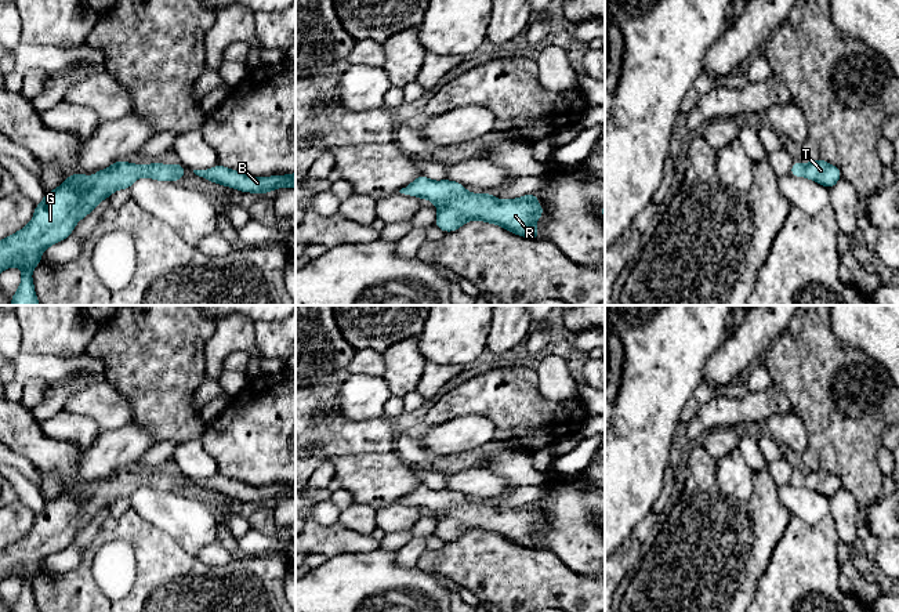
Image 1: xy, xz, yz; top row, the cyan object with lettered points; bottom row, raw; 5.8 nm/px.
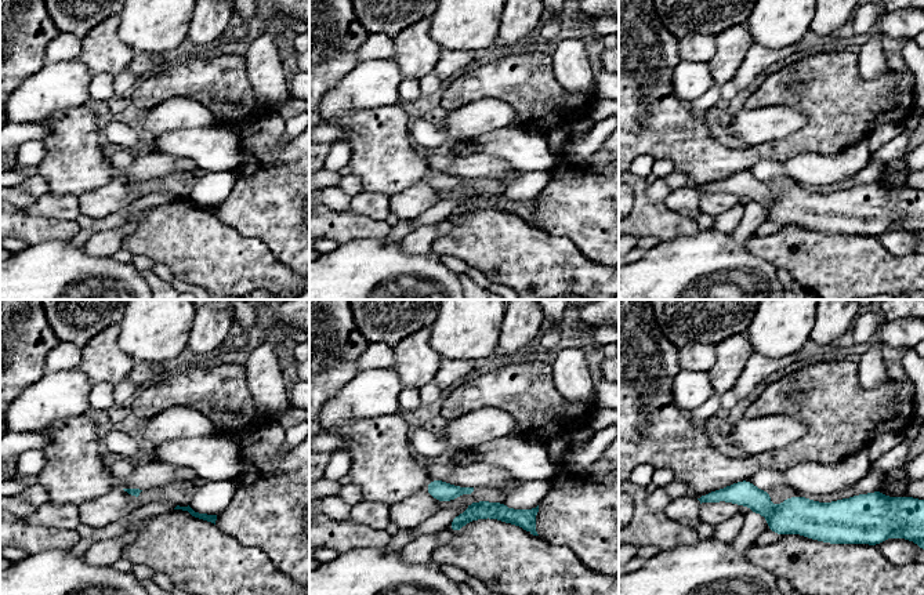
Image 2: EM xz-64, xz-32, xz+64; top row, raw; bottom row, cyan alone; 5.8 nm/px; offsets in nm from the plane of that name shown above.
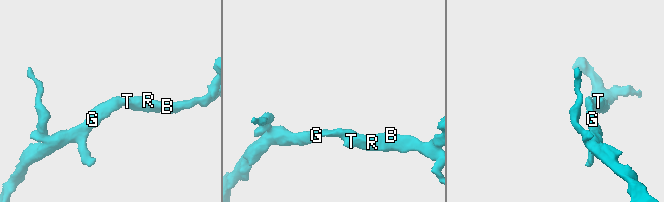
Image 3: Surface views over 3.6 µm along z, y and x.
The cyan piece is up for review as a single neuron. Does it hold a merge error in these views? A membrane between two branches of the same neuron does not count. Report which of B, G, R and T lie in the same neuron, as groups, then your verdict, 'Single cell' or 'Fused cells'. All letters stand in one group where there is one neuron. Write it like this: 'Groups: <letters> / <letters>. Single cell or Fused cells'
Groups: B G R T. Single cell

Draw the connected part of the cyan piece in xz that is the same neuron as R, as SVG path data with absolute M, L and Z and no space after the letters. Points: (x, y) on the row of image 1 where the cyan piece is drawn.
M424 175L417 177L399 192L429 199L439 209L434 225L445 232L453 232L468 221L479 220L500 225L523 238L540 239L534 222L544 210L534 193L499 200L492 193L467 192L460 182L432 181Z

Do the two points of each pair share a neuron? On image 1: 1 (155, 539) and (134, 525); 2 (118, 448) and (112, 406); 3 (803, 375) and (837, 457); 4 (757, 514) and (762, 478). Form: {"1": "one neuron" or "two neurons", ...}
{"1": "one neuron", "2": "two neurons", "3": "one neuron", "4": "one neuron"}

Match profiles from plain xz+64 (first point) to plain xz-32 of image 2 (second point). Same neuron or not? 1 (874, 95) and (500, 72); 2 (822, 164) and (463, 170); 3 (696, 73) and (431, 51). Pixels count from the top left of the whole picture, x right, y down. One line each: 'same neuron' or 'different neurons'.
1: same neuron
2: same neuron
3: different neurons

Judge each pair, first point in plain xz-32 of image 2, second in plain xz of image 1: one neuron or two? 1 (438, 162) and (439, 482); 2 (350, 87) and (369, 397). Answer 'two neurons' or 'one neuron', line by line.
1: one neuron
2: one neuron

